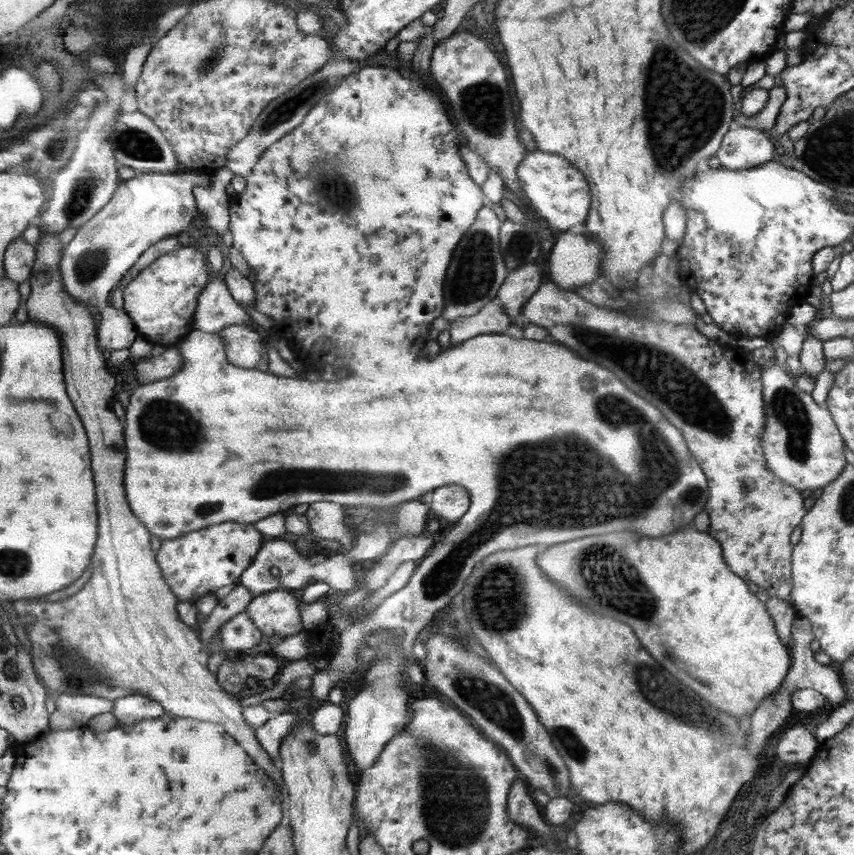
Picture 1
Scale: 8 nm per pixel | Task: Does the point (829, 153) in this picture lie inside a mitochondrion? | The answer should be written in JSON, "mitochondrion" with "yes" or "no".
{"mitochondrion":"yes"}

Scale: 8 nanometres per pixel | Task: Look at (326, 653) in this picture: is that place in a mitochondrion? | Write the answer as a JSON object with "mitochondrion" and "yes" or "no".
{"mitochondrion":"no"}

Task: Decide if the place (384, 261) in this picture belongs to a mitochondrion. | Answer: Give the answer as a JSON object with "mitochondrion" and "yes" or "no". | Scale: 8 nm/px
{"mitochondrion":"no"}

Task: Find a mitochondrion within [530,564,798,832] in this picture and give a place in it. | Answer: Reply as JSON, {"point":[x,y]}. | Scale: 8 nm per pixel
{"point":[663,694]}

